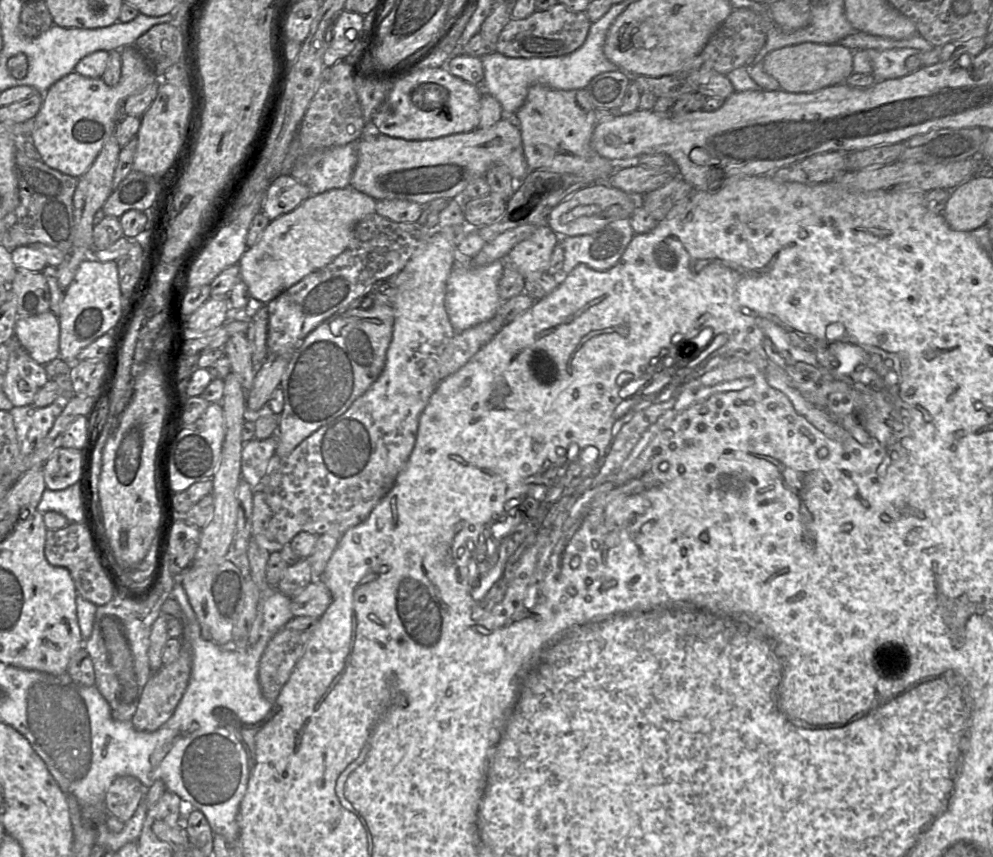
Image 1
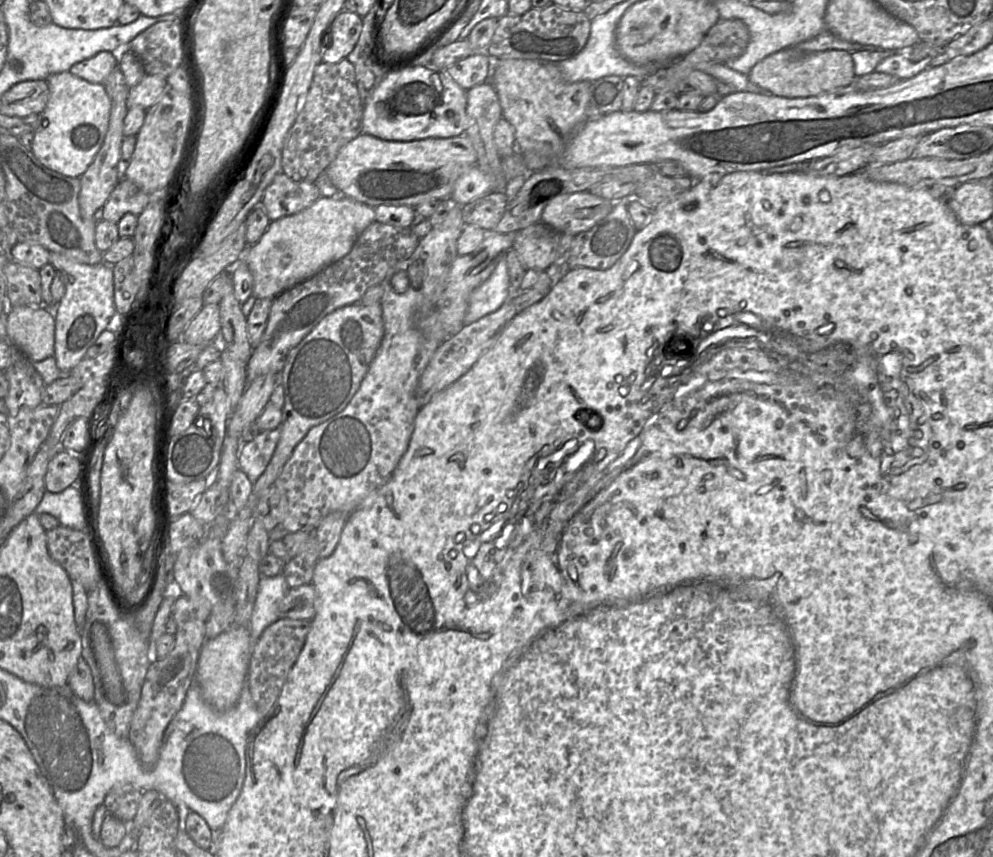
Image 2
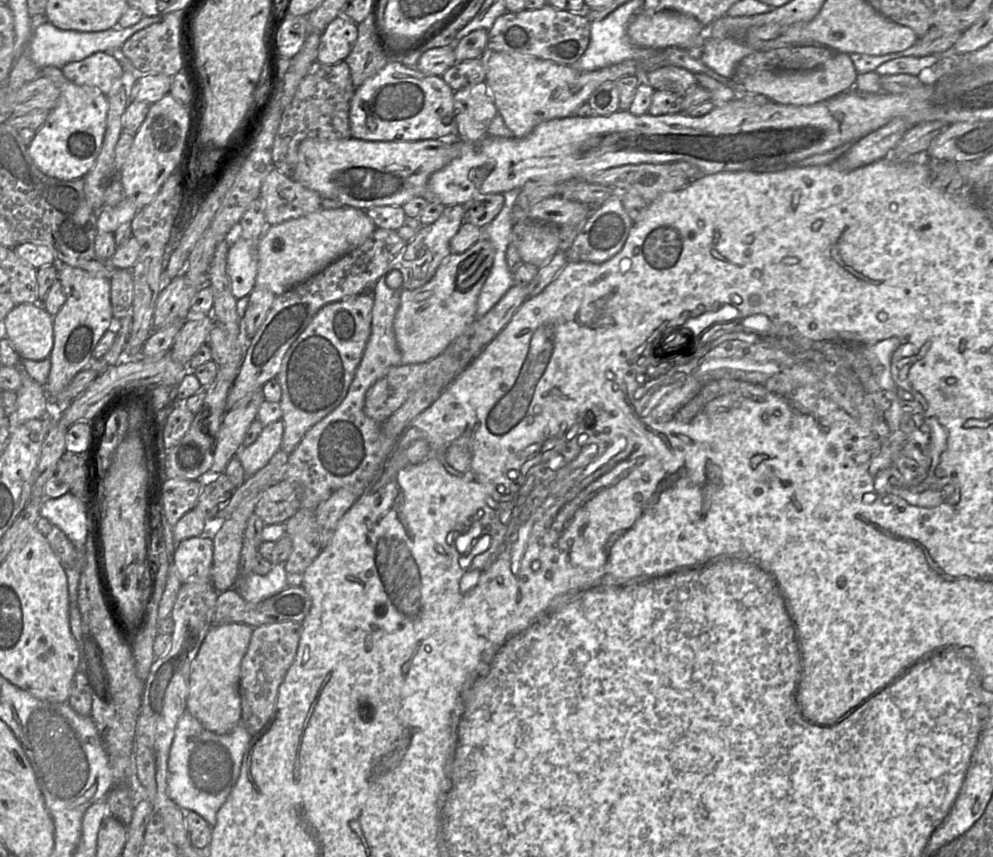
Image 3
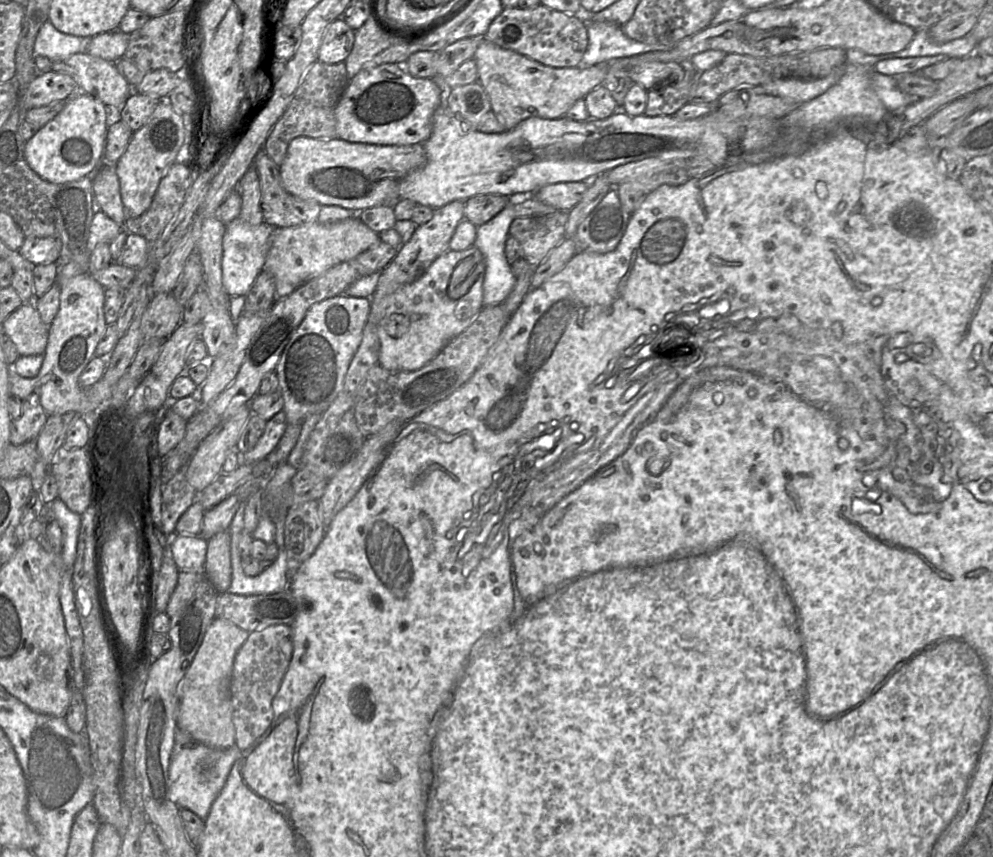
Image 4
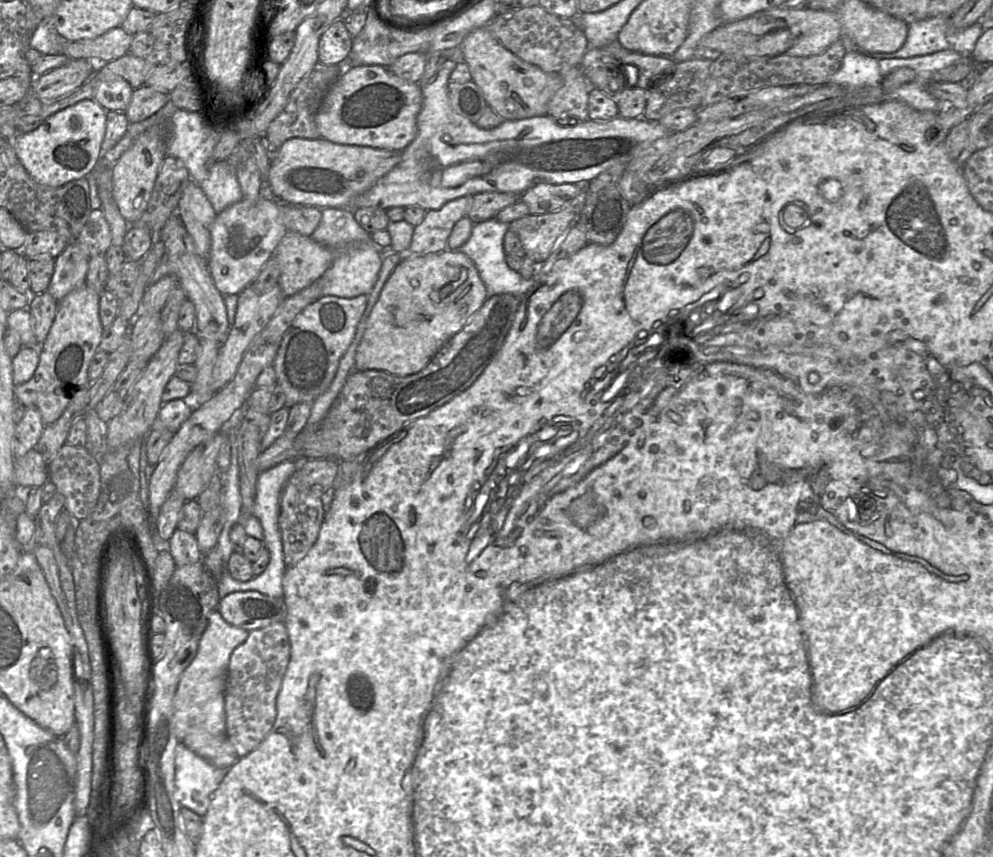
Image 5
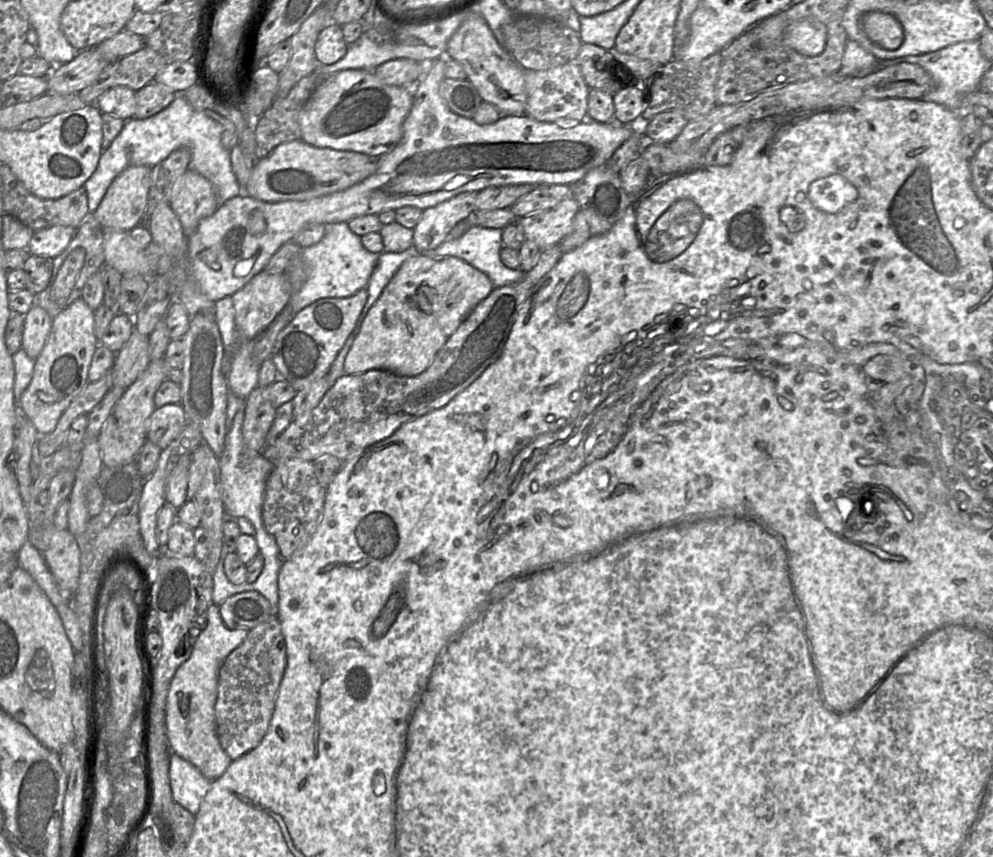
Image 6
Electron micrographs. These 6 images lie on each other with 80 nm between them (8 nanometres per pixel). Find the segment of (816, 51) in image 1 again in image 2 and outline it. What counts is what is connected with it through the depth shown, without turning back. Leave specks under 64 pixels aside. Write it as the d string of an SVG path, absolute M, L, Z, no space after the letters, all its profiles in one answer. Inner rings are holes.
M796 45L792 47L785 48L783 50L780 50L778 52L775 52L764 59L762 59L757 65L754 66L754 68L749 72L747 75L749 81L752 84L755 84L762 89L765 89L768 94L774 95L774 96L779 96L779 97L784 97L784 98L807 98L807 97L815 97L822 95L824 93L828 93L840 88L845 88L849 86L853 86L854 81L856 80L857 76L855 75L854 72L854 63L851 57L851 53L845 51L845 50L827 50L827 51L822 51L822 52L805 52L801 49L799 49Z

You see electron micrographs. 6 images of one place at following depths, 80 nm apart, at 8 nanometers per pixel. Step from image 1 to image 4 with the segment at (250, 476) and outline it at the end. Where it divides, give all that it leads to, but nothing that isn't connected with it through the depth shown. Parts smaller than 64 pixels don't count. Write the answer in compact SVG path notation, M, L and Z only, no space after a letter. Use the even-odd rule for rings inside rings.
M283 410L269 419L255 447L243 454L243 462L253 463L266 458L278 445L287 424L286 414Z

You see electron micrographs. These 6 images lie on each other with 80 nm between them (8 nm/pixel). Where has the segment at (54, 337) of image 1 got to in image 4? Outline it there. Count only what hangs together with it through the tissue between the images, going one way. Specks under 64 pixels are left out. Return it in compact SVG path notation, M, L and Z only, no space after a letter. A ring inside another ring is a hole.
M24 303L2 321L3 333L15 344L20 356L43 355L47 346L50 325L43 323L34 303Z

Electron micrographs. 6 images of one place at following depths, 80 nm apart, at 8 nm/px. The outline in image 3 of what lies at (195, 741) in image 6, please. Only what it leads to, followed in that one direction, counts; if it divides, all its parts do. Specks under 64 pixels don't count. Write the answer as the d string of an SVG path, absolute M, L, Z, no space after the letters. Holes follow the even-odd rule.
M243 623L212 626L192 663L186 710L209 731L226 734L239 724L241 662L247 652L253 629Z

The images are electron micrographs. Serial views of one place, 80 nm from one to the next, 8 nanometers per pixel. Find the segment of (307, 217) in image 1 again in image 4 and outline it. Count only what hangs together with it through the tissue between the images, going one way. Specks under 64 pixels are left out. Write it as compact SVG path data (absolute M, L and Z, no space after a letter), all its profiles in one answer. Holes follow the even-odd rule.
M348 218L328 224L316 221L297 227L278 228L271 238L263 270L274 276L276 296L282 299L335 265L355 258L379 240L379 234L359 218Z

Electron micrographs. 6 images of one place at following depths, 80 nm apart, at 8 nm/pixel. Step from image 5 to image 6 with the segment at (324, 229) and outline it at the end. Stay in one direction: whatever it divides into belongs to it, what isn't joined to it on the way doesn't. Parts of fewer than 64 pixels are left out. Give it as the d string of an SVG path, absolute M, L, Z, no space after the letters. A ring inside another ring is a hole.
M348 222L324 224L325 234L317 244L303 248L302 257L306 266L307 278L299 291L292 295L289 306L294 314L322 298L350 297L363 288L367 288L371 274L376 266L379 254L368 251L361 242L361 236L351 231Z

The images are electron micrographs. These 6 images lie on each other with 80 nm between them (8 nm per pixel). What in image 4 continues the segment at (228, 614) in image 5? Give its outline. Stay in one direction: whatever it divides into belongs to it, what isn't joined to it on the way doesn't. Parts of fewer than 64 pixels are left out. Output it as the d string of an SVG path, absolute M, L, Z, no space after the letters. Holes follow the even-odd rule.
M289 589L252 596L225 592L218 598L216 617L252 633L277 624L291 625L298 611L299 604Z

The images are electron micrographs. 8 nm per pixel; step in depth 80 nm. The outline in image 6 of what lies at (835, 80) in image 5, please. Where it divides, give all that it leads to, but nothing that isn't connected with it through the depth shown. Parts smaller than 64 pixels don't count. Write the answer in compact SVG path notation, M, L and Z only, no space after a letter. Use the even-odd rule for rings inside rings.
M848 39L839 71L842 77L862 77L880 68L875 56L863 49L856 41Z

